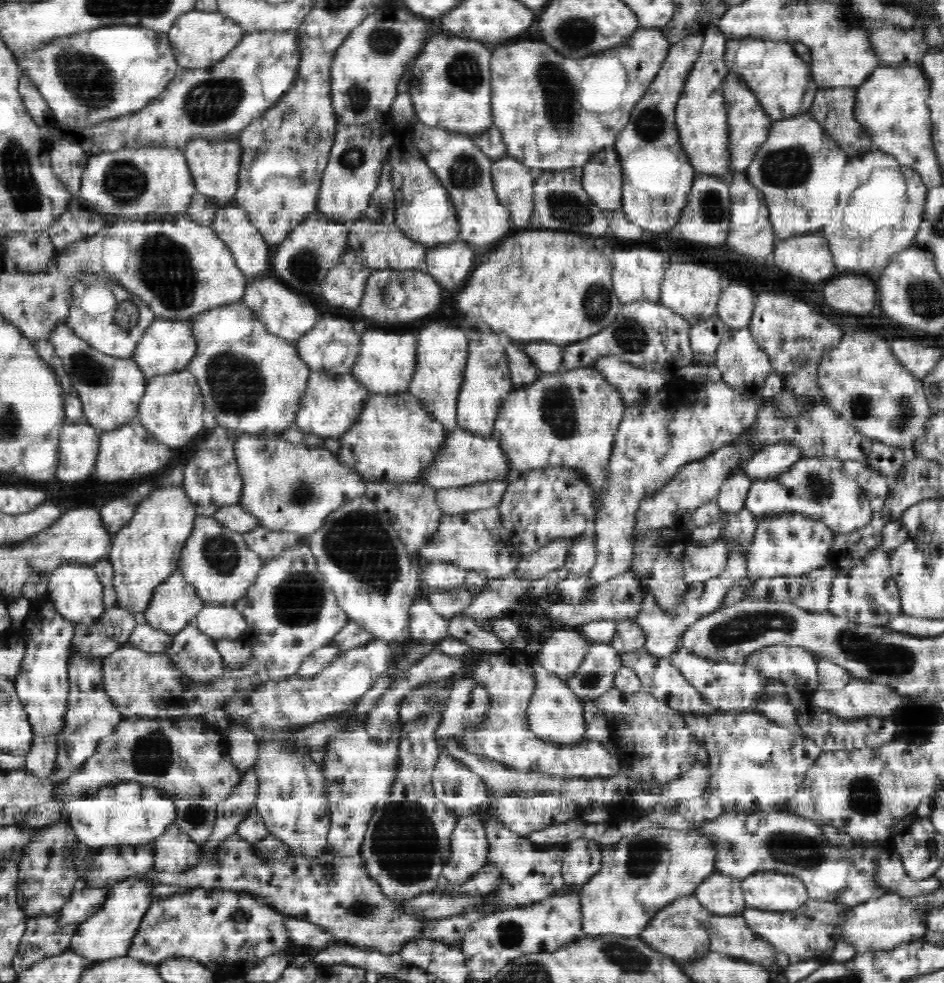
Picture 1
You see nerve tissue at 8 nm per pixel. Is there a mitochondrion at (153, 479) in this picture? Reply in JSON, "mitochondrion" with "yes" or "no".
{"mitochondrion":"no"}

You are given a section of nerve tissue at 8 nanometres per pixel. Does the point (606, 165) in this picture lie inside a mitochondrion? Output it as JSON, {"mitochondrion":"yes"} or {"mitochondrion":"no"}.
{"mitochondrion":"no"}

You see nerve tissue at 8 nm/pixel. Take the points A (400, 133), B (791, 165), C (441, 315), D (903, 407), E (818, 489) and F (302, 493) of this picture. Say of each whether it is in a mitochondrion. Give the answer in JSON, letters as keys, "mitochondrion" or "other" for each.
{"A":"other","B":"mitochondrion","C":"other","D":"mitochondrion","E":"mitochondrion","F":"mitochondrion"}

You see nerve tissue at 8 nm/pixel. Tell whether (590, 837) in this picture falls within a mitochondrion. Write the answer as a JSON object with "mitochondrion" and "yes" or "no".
{"mitochondrion":"no"}

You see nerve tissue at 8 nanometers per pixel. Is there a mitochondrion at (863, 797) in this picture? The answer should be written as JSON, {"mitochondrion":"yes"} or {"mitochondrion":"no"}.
{"mitochondrion":"yes"}

